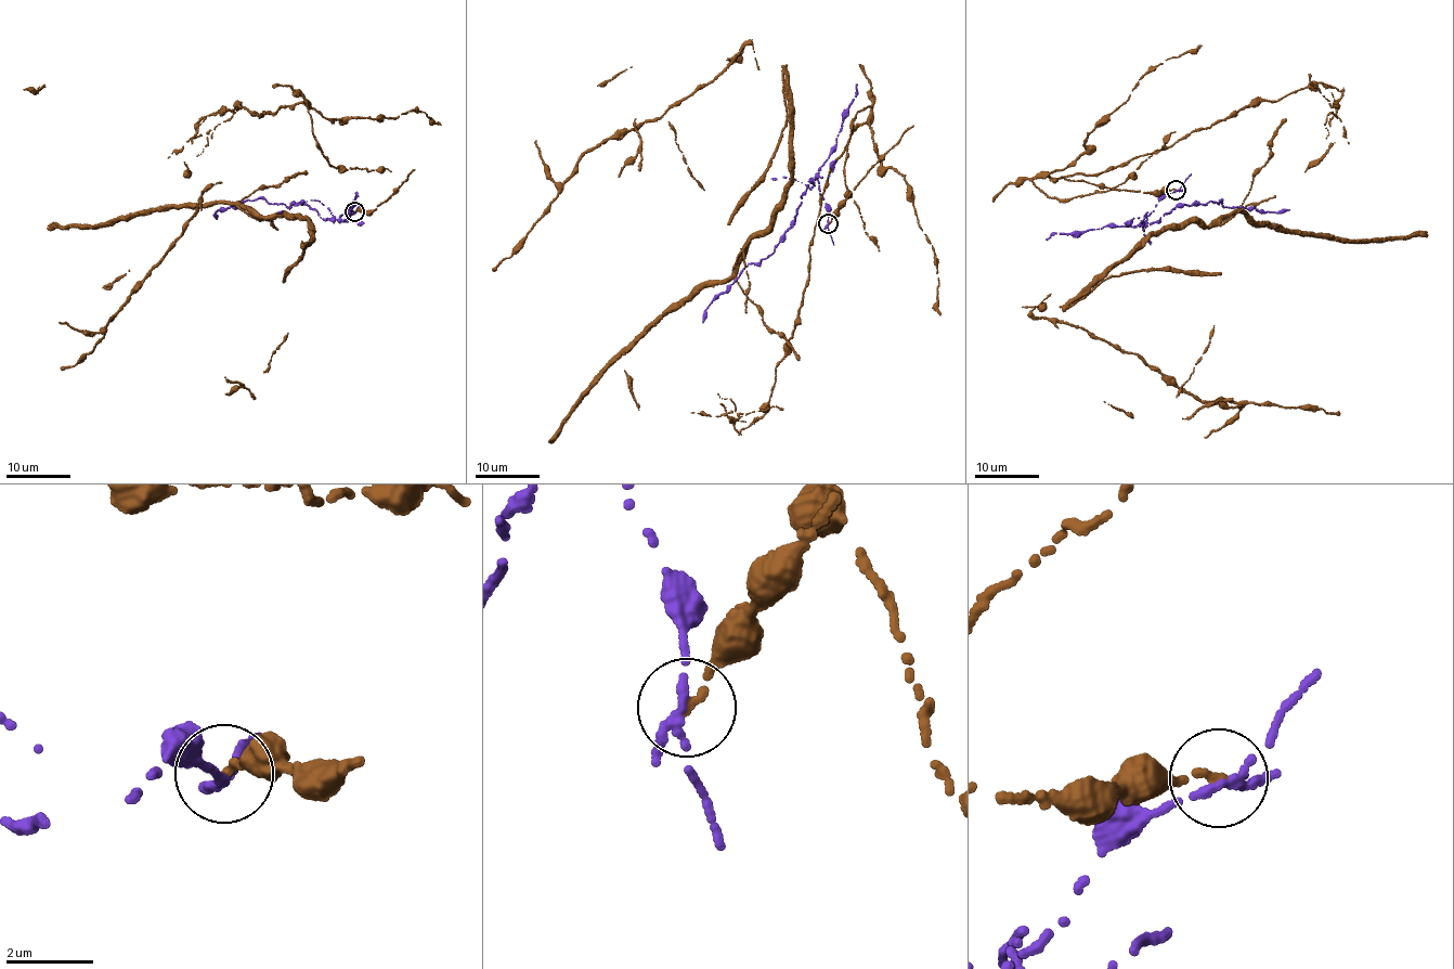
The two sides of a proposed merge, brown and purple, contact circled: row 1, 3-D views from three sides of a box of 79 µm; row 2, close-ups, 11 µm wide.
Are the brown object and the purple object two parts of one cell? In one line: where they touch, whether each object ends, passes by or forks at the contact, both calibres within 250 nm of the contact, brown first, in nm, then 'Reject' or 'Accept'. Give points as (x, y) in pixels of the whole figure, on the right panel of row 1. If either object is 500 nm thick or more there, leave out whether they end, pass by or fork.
Place: (1176, 190). At the ring brown ends. At the ring purple passes by. Thickness 180 nm (brown) against 200 nm. Reject

